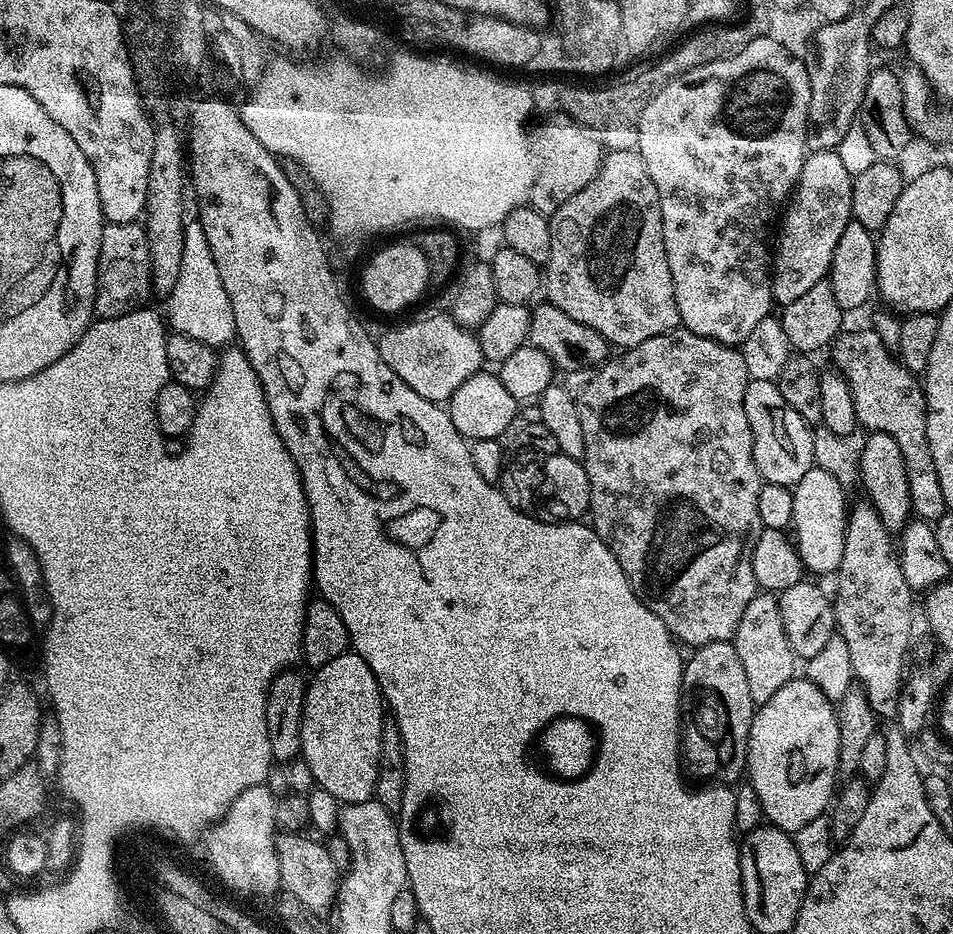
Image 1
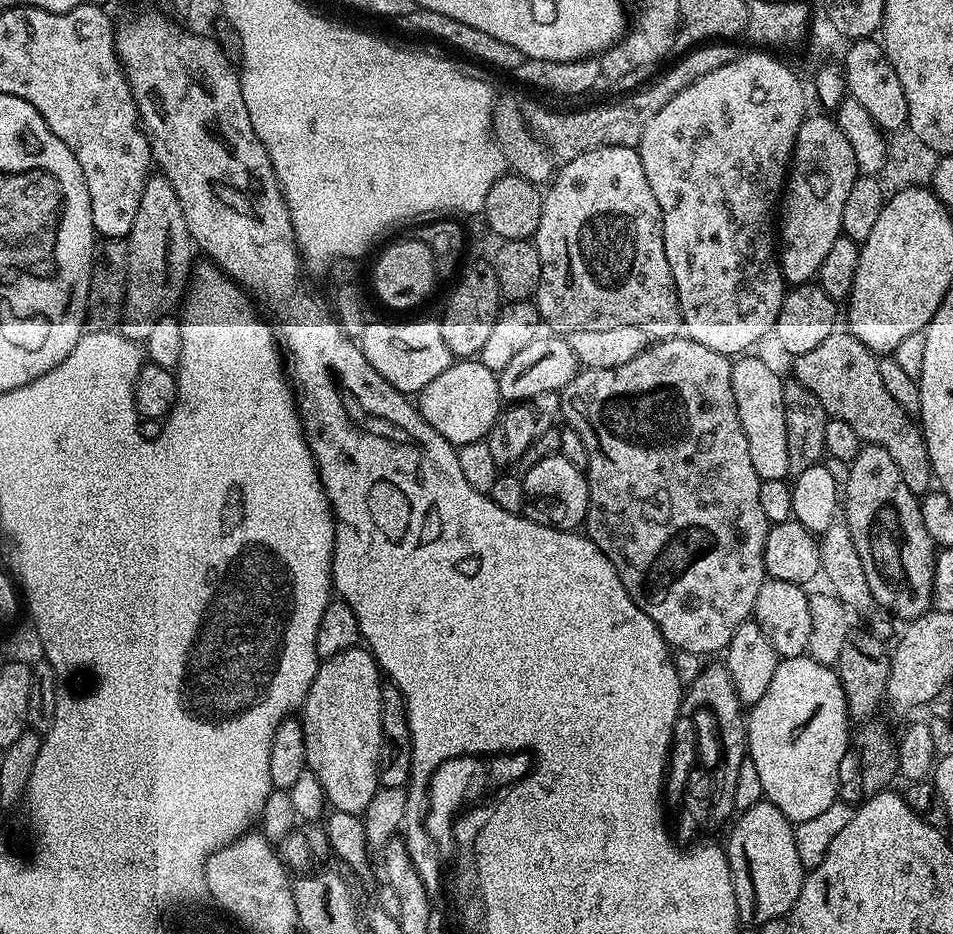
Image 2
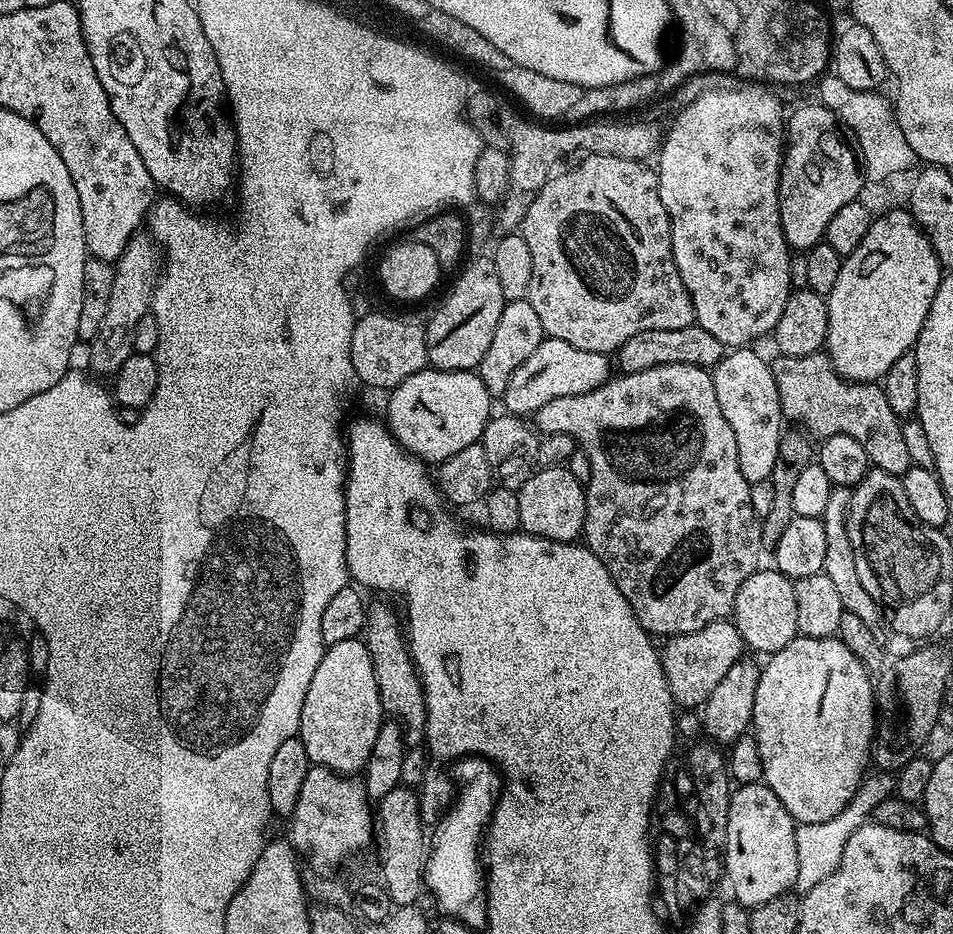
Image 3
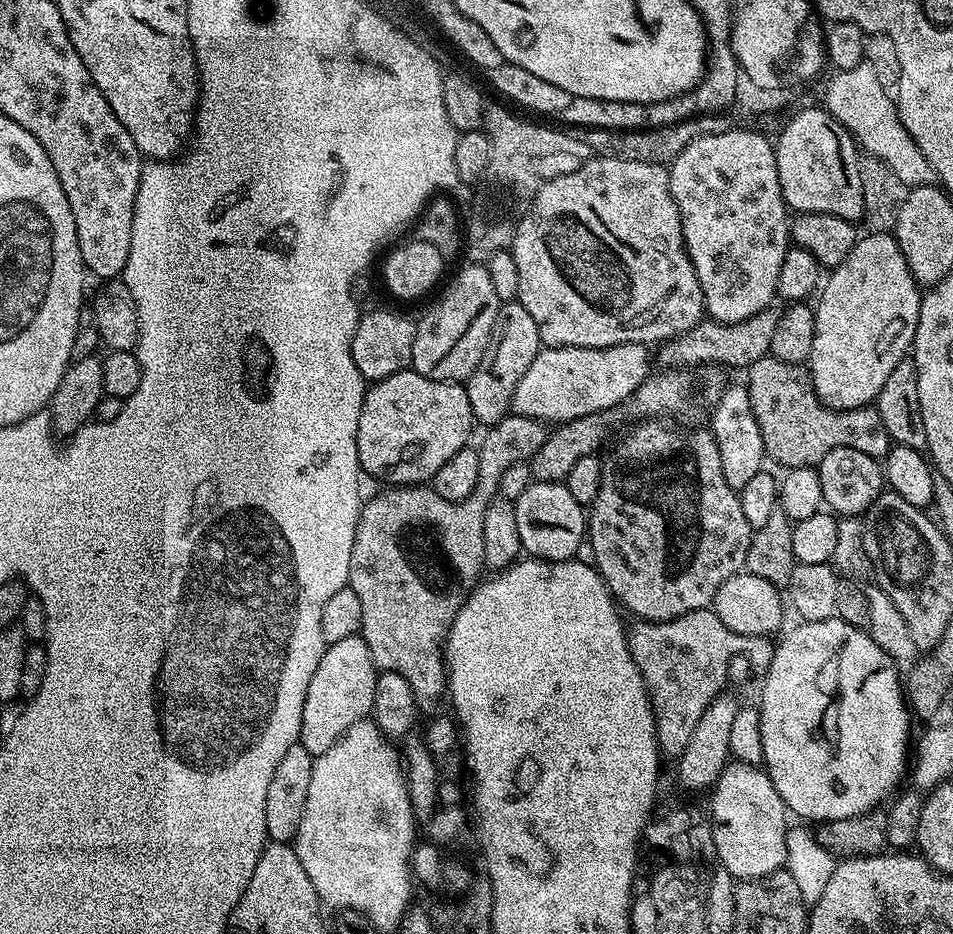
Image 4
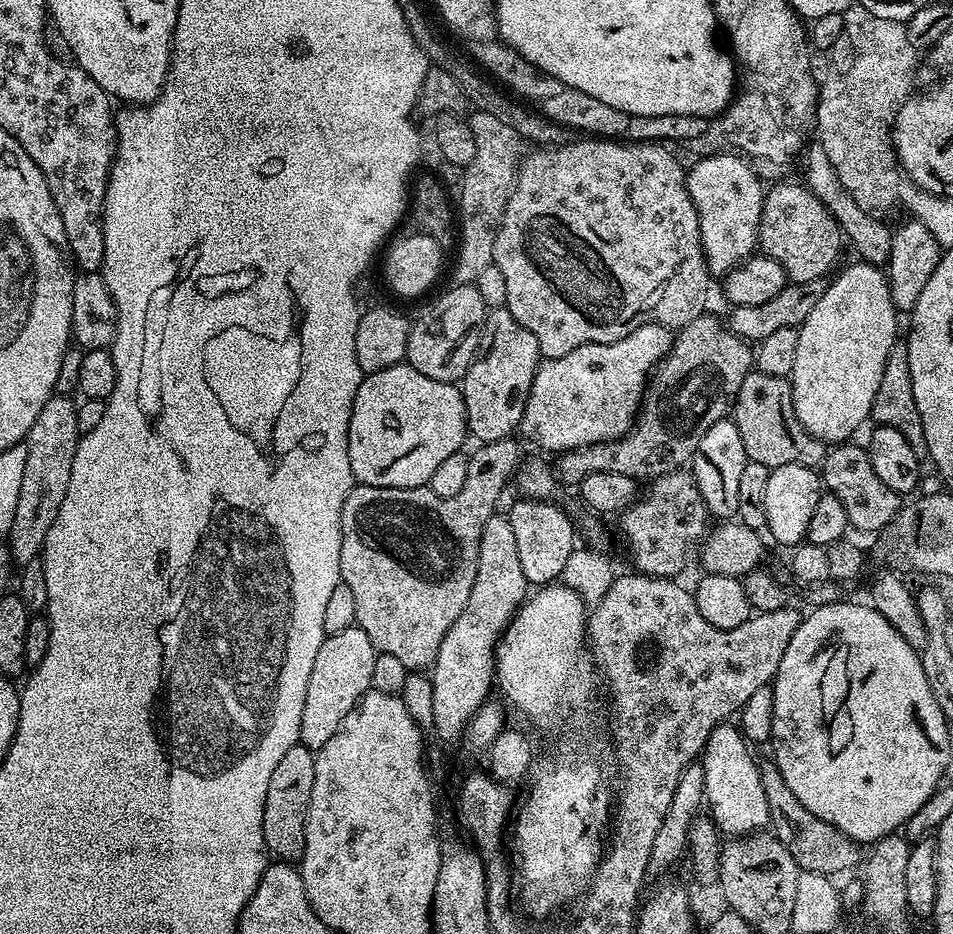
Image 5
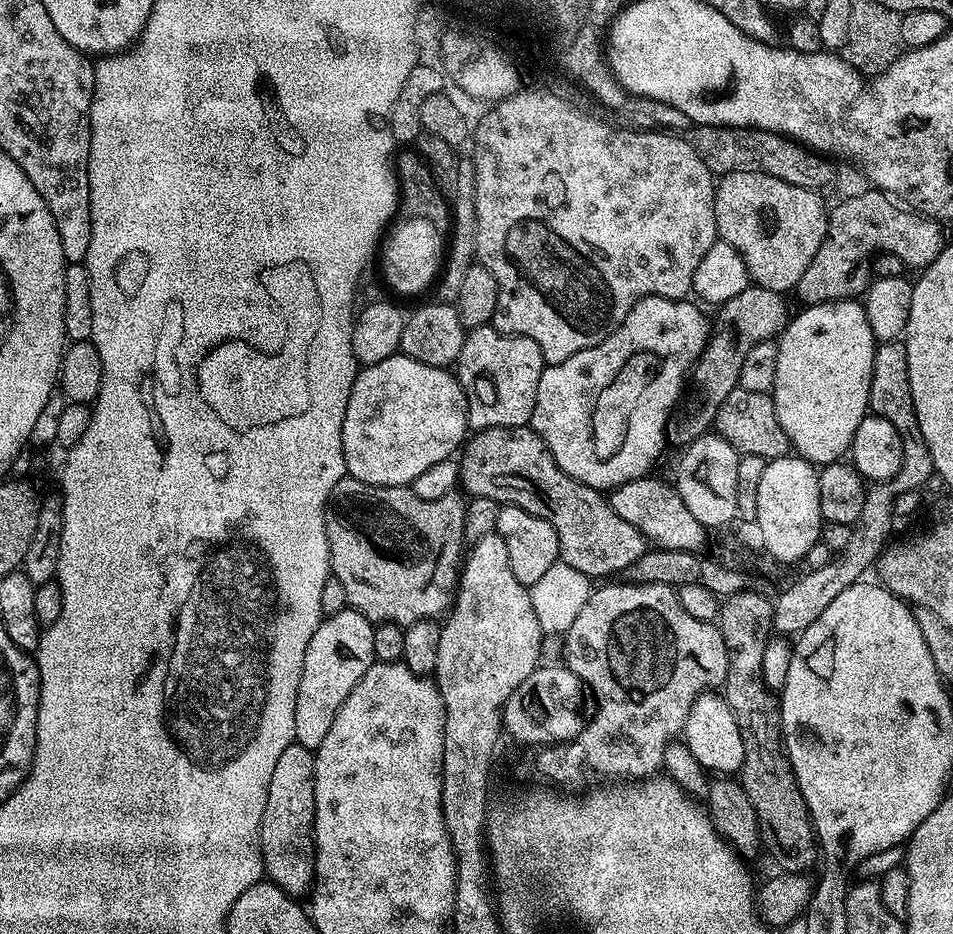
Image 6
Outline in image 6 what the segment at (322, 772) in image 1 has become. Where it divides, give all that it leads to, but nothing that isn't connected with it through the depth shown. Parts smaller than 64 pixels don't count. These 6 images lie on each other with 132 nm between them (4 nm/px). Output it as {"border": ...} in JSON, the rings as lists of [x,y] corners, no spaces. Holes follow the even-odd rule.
{"border":[[[349,606],[333,616],[324,616],[302,662],[302,678],[298,682],[298,698],[294,706],[295,743],[315,750],[322,746],[326,733],[334,722],[334,714],[342,710],[346,694],[358,686],[362,674],[376,660],[372,621]]]}

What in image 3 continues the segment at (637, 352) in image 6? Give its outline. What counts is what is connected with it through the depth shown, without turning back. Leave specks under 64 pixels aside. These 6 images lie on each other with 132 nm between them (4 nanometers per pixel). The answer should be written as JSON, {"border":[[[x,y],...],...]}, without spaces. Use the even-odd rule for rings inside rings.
{"border":[[[546,338],[538,346],[538,350],[534,350],[534,354],[530,354],[530,358],[526,358],[526,362],[518,366],[518,370],[514,370],[510,386],[506,386],[504,391],[502,403],[508,407],[505,409],[511,415],[524,418],[546,406],[550,398],[566,398],[593,392],[610,379],[608,360],[609,357],[603,352],[578,350],[578,346],[570,346],[570,342]]]}

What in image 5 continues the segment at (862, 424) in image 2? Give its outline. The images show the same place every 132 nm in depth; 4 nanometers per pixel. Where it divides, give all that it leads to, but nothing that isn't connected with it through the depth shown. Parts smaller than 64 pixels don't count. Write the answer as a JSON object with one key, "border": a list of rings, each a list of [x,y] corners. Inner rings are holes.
{"border":[[[755,370],[749,372],[746,378],[742,378],[742,386],[736,391],[730,416],[736,421],[748,459],[762,462],[762,466],[769,470],[791,464],[816,468],[824,461],[826,445],[824,441],[814,439],[798,422],[794,414],[792,385],[783,376],[762,374]]]}

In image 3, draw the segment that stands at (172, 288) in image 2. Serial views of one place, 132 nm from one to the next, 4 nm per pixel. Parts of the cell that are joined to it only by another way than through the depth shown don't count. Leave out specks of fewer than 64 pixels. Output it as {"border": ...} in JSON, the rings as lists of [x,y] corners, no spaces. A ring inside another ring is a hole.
{"border":[[[140,232],[132,237],[126,250],[115,261],[114,267],[114,285],[110,290],[109,309],[106,310],[105,320],[99,326],[98,334],[88,344],[91,368],[108,376],[115,375],[134,351],[133,336],[141,318],[149,315],[152,295],[162,270],[162,256],[156,242],[149,235]]]}

